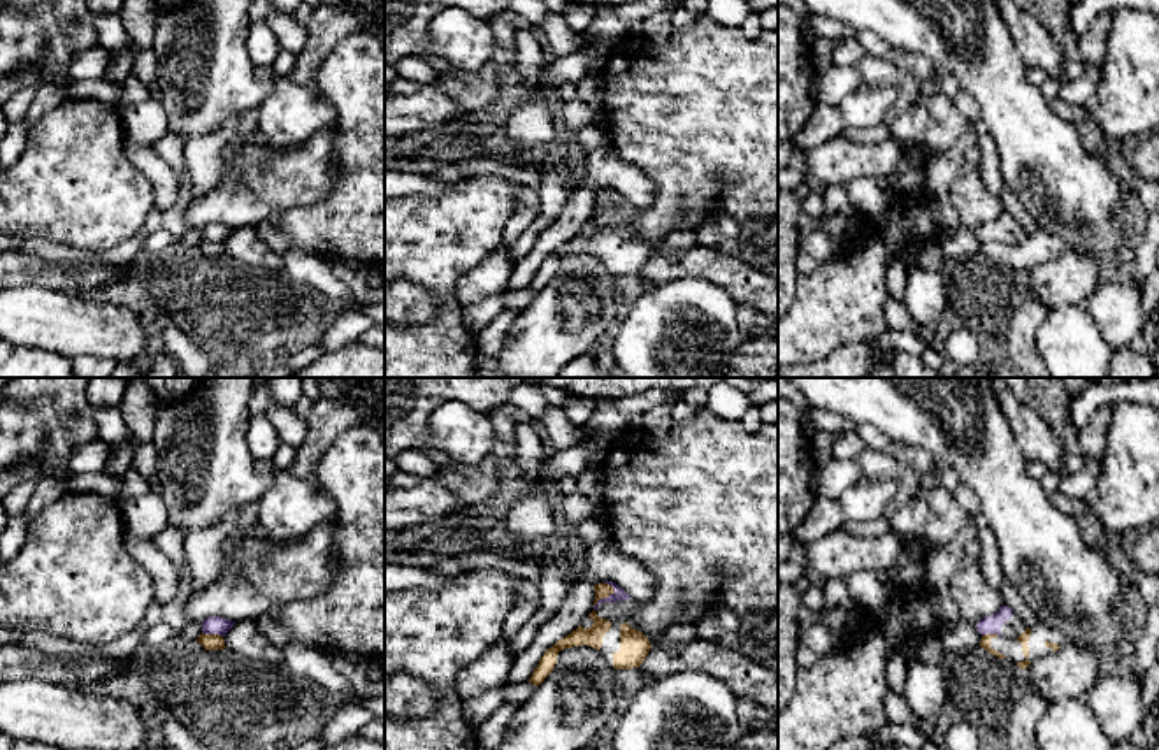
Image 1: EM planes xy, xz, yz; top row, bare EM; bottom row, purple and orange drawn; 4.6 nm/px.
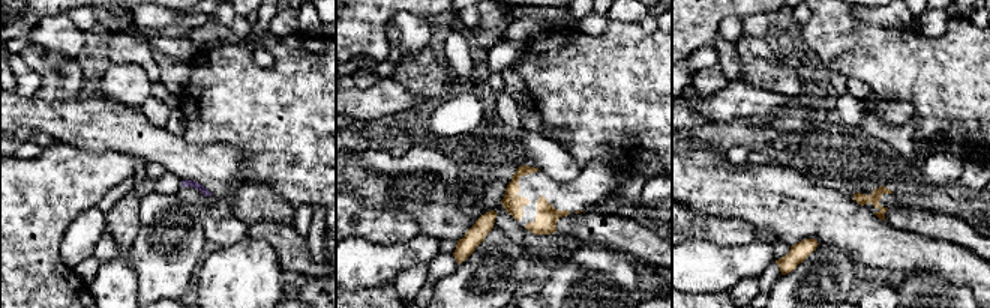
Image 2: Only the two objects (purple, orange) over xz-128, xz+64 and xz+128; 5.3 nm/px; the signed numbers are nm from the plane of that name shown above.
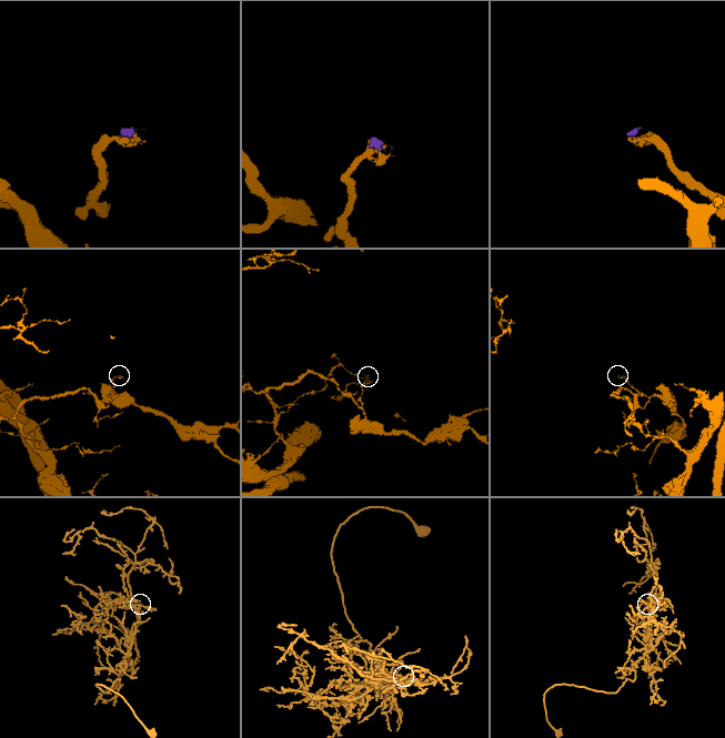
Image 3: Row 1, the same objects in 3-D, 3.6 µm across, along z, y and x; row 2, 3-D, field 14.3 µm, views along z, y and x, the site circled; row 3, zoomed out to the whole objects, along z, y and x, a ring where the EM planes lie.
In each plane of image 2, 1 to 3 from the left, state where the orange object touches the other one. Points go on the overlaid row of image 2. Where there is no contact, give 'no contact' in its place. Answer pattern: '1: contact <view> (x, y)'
1: no contact
2: no contact
3: no contact

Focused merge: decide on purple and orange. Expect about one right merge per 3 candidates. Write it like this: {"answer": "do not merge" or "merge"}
{"answer": "do not merge"}

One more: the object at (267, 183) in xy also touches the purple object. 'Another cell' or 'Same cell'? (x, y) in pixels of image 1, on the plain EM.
Another cell

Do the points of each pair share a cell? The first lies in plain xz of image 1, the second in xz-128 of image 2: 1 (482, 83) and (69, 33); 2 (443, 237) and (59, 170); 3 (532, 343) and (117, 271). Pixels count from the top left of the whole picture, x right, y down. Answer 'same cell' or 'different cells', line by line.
1: different cells
2: same cell
3: different cells

